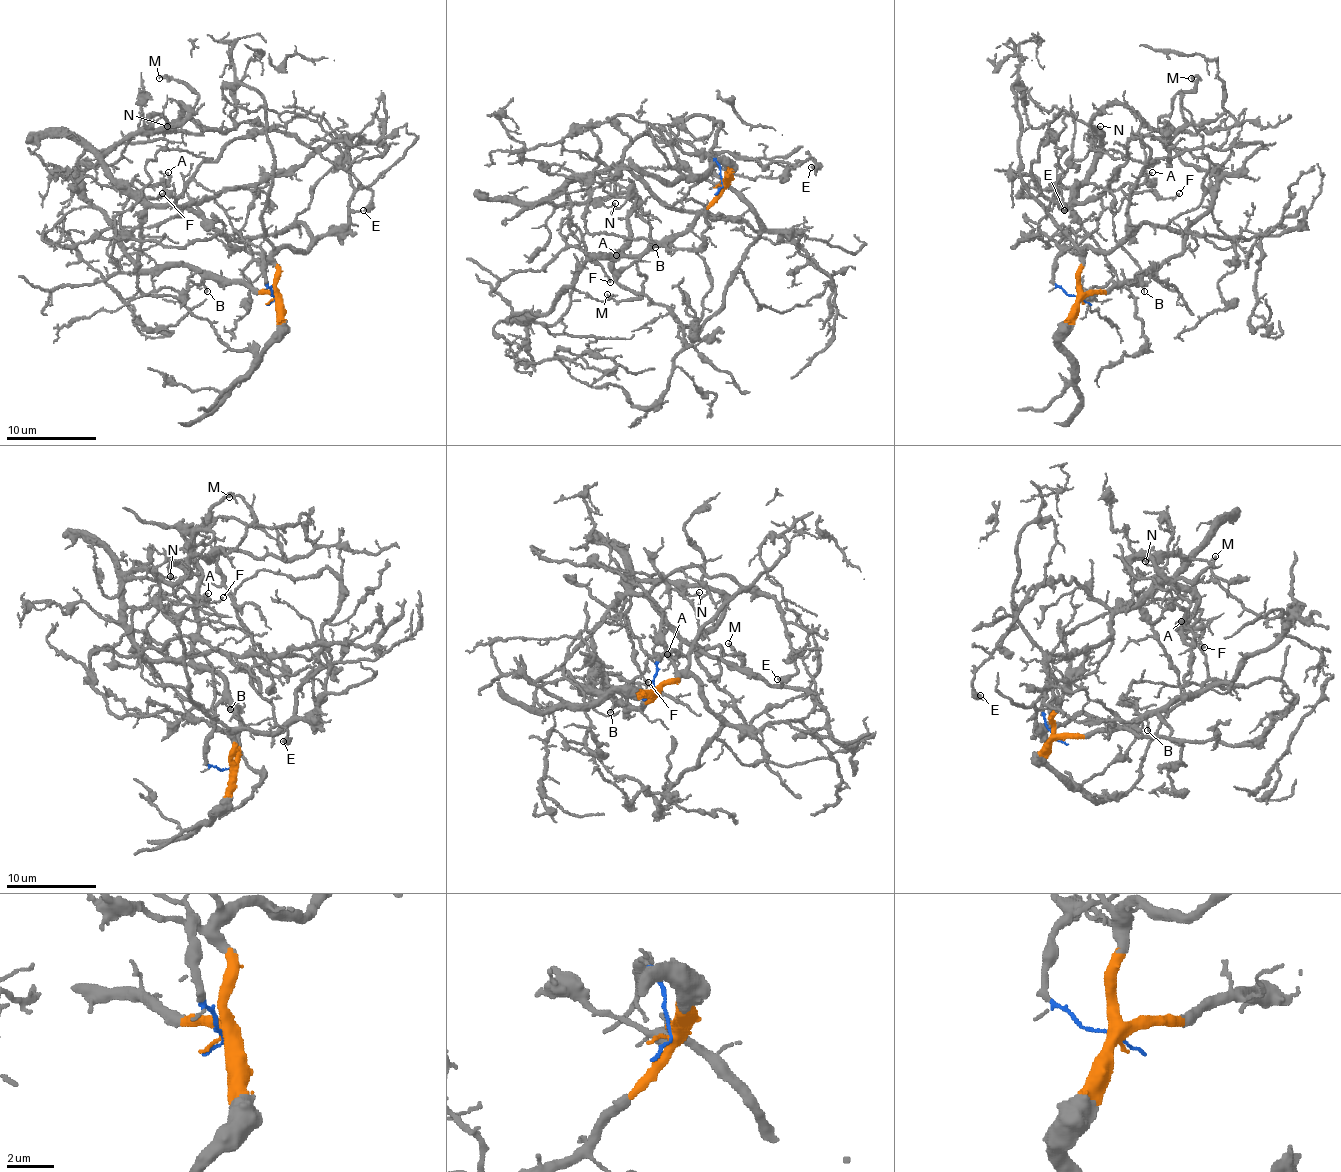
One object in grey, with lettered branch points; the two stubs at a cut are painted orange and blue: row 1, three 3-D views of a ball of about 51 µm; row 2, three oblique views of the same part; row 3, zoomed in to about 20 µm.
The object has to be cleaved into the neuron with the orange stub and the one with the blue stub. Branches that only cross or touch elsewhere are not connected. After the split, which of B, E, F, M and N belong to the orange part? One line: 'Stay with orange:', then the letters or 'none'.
Stay with orange: B, F

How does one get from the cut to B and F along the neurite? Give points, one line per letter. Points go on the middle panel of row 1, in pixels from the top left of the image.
B: (723, 183), (721, 195), (687, 228), (653, 242), (651, 239), (656, 246)
F: (723, 183), (687, 228), (638, 255), (588, 255), (570, 246), (561, 224), (568, 215), (584, 251), (611, 282)

